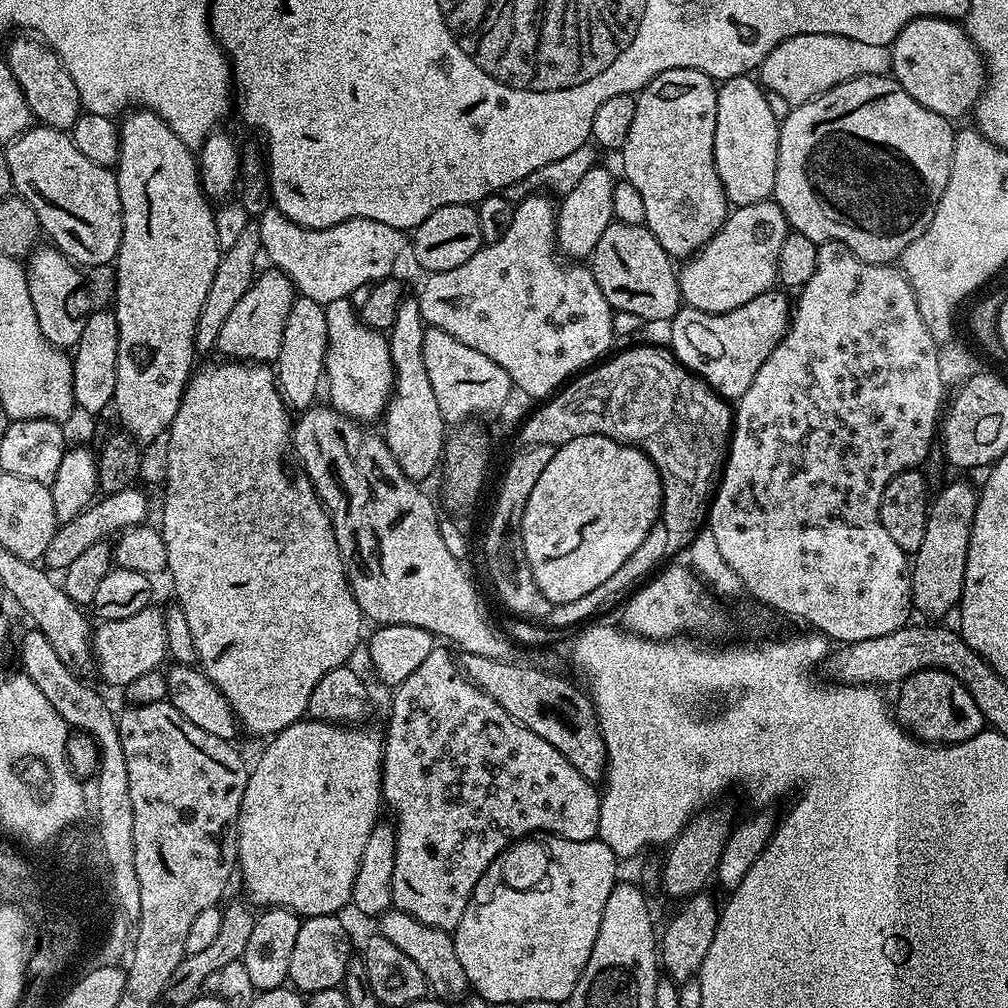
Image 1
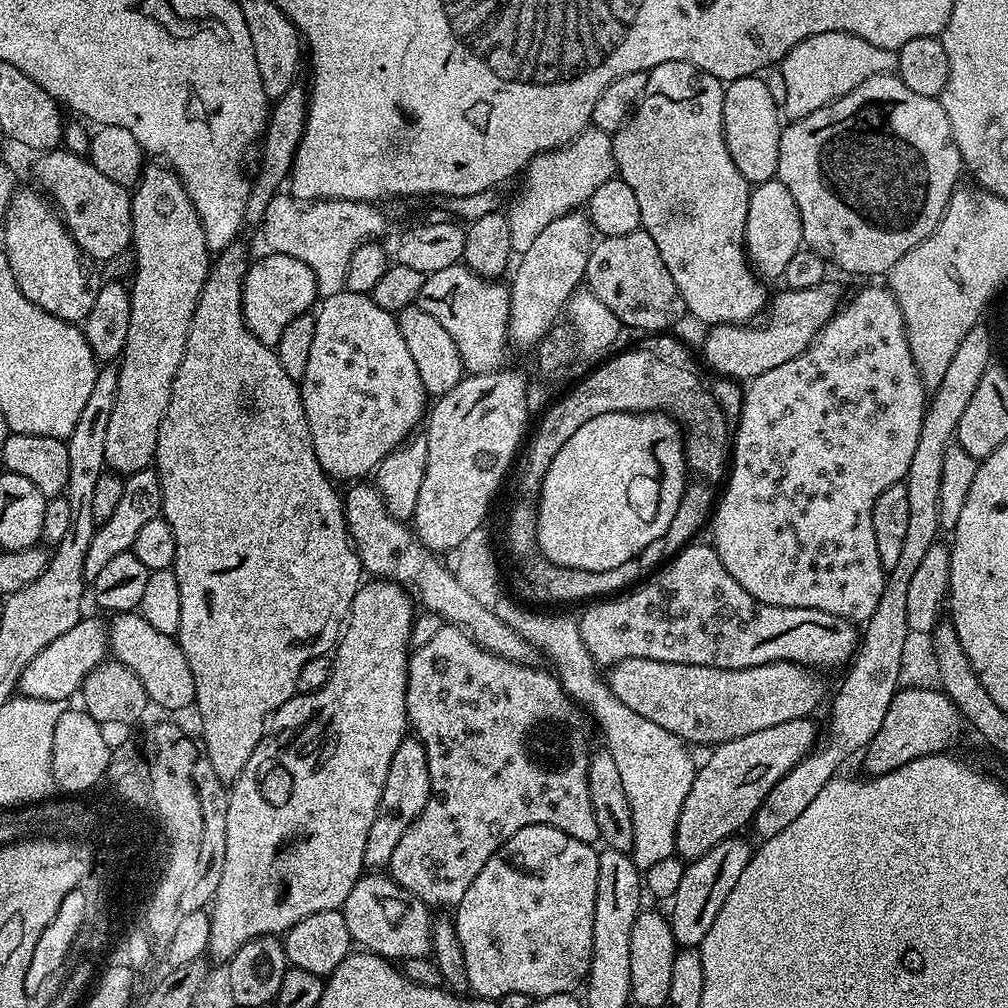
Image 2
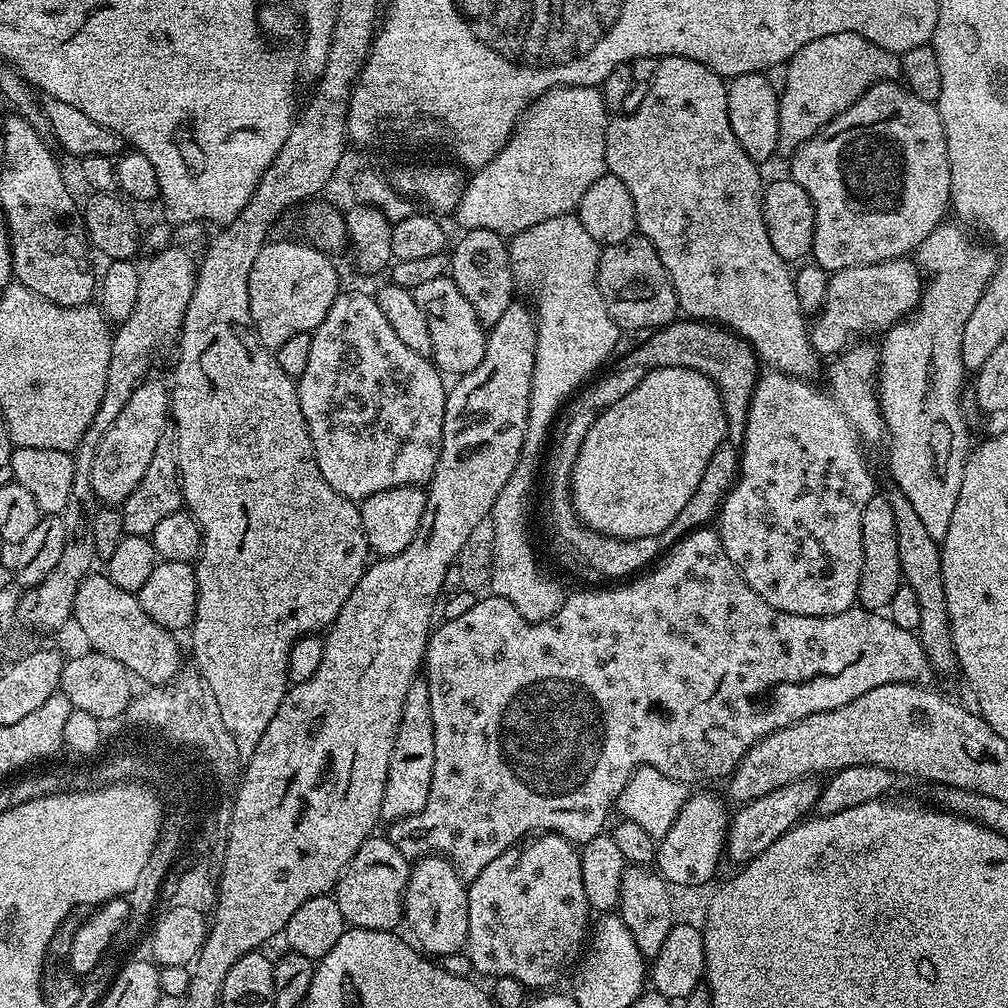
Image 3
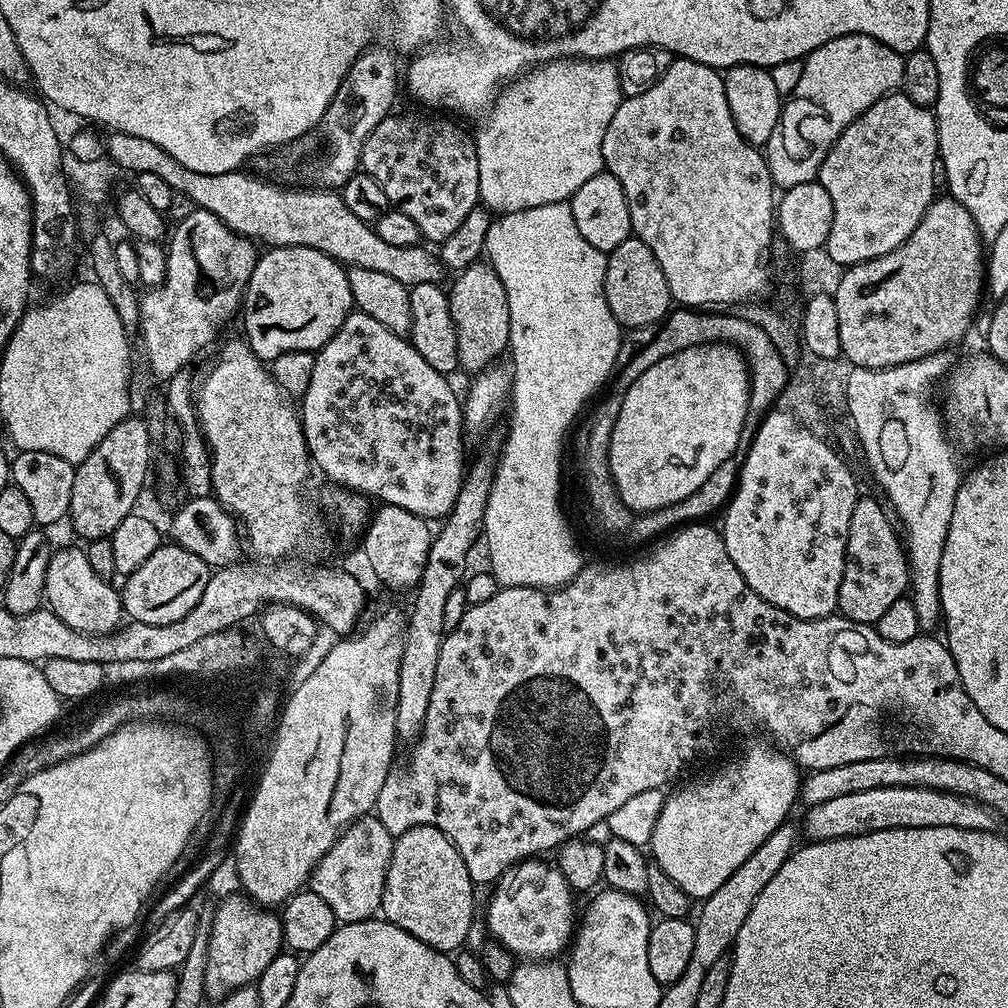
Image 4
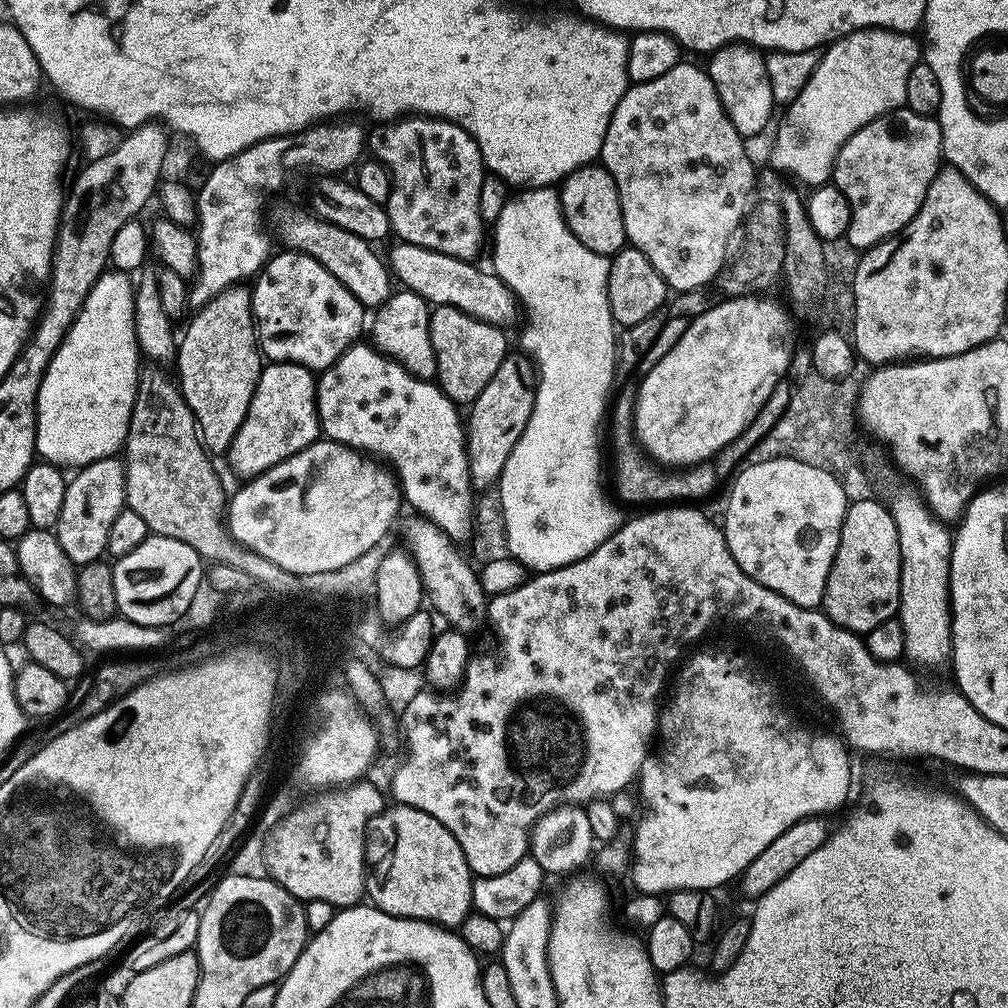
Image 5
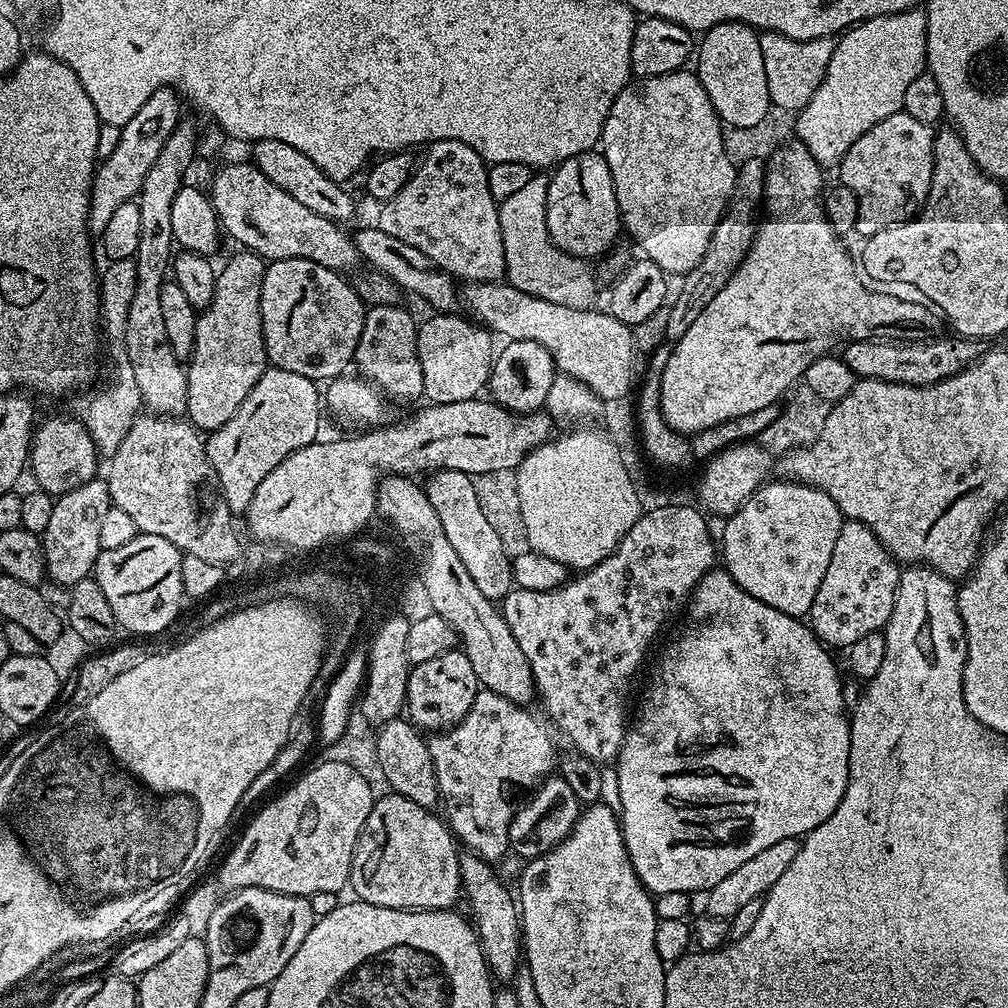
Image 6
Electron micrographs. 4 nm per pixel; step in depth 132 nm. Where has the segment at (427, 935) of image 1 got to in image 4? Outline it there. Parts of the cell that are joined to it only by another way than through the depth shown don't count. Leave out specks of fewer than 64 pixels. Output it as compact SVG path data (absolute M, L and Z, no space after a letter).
M376 815L361 816L340 833L334 846L318 862L310 877L310 888L331 906L337 921L353 924L373 919L381 911L393 843L394 838Z

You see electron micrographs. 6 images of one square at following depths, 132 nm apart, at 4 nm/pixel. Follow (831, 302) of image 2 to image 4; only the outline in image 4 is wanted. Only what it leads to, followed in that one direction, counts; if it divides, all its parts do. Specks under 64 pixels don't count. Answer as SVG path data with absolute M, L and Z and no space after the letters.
M951 198L940 199L933 199L931 206L928 207L922 218L922 222L918 222L914 234L910 234L910 238L906 238L906 242L902 242L902 246L890 250L890 254L882 254L873 260L853 264L843 269L841 281L838 283L835 293L836 305L838 306L838 339L842 341L840 347L842 356L857 368L889 368L890 366L921 360L935 352L951 349L951 344L958 343L967 334L968 327L971 326L972 319L975 318L976 311L980 308L980 295L985 295L986 292L986 248L981 241L980 231L970 214L970 210L966 210L966 206L962 206Z

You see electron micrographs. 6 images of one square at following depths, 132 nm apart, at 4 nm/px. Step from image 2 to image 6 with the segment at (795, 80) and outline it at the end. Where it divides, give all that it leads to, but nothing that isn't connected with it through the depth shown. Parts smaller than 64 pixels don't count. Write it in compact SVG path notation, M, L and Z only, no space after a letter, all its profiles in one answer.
M911 8L905 12L895 12L885 16L875 16L869 20L861 20L853 24L836 40L836 49L830 58L830 66L826 66L826 74L814 90L814 98L806 102L804 109L796 116L794 136L799 143L814 154L814 158L825 169L835 169L840 159L870 130L870 126L878 126L882 118L890 118L890 114L901 111L904 107L902 97L910 87L910 82L925 71L928 58L928 17L920 8Z

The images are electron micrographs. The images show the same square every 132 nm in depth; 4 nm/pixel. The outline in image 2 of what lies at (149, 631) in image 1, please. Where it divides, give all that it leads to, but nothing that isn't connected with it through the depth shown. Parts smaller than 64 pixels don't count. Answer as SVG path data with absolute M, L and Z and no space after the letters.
M85 615L70 630L66 630L62 638L54 638L54 642L50 642L50 646L41 650L30 662L30 666L22 670L18 685L19 695L29 696L35 700L68 702L71 696L75 697L79 693L85 678L105 663L109 652L105 621Z

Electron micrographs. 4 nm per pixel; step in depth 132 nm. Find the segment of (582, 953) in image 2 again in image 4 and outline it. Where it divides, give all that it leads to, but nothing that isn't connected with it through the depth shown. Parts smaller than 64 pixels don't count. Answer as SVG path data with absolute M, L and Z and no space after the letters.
M529 858L512 865L500 875L491 889L492 897L488 900L488 928L492 931L491 939L501 944L514 957L524 962L541 958L556 958L560 951L569 947L574 936L574 925L578 920L578 908L572 905L574 890L566 882L555 863L547 864L544 858Z

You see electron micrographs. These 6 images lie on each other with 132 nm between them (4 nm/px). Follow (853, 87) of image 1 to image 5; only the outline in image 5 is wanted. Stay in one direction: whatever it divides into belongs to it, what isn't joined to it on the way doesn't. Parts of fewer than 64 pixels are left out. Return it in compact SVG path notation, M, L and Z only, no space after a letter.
M905 106L893 108L855 132L838 150L831 179L850 202L850 246L867 250L891 236L899 236L918 214L926 190L930 190L930 182L934 182L941 167L939 119L914 114Z

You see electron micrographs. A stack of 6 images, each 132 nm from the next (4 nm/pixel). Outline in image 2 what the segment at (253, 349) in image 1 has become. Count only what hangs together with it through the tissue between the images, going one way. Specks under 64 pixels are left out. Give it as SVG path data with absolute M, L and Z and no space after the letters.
M274 251L265 255L257 264L252 262L248 265L248 272L244 276L242 306L244 320L254 338L263 344L275 346L282 330L286 330L294 318L305 315L317 303L318 293L315 272L306 262Z

